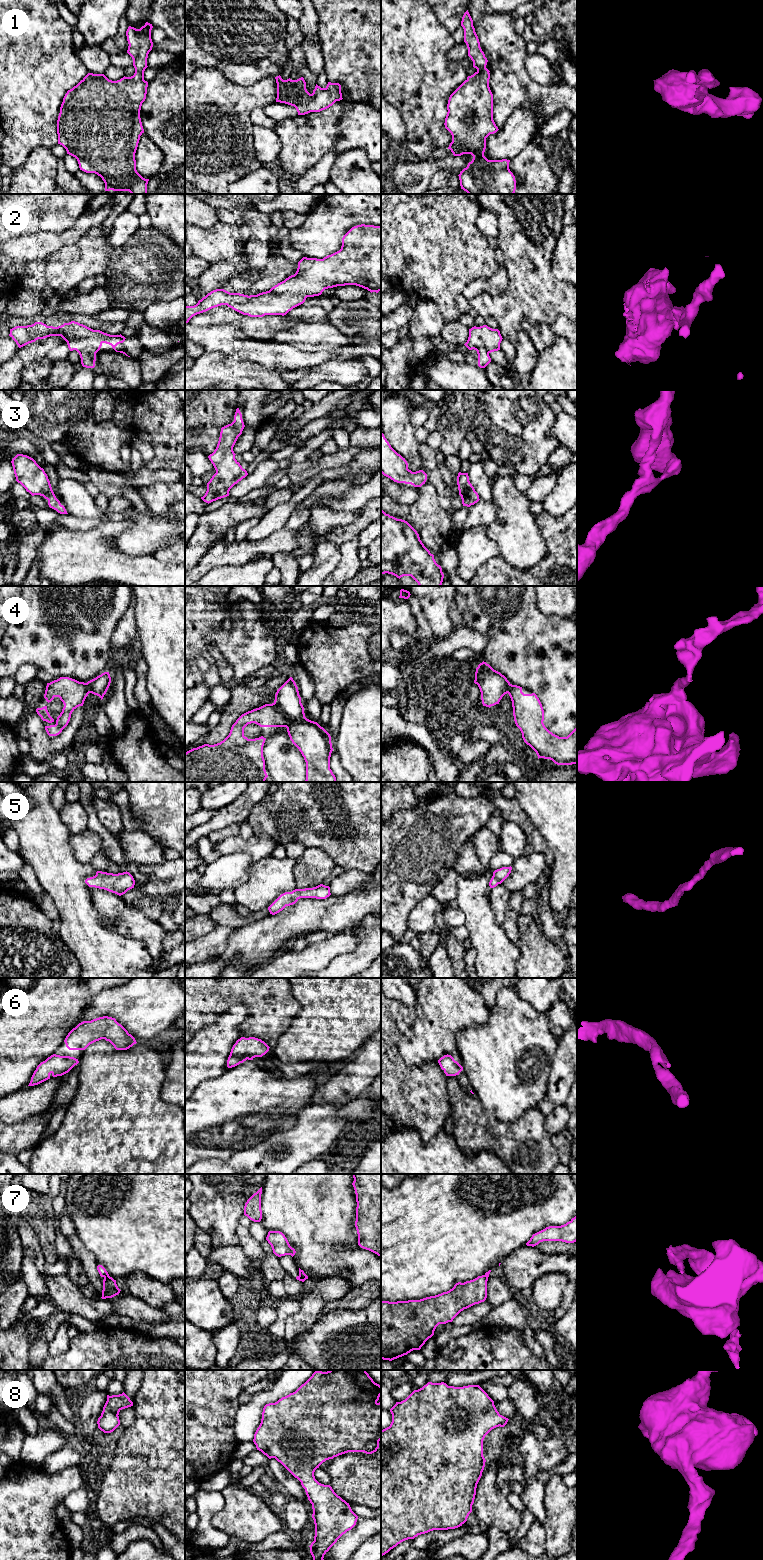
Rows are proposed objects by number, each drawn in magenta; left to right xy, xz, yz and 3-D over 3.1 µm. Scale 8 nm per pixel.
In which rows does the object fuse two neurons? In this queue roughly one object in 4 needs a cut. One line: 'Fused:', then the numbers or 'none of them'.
Fused: 4, 7

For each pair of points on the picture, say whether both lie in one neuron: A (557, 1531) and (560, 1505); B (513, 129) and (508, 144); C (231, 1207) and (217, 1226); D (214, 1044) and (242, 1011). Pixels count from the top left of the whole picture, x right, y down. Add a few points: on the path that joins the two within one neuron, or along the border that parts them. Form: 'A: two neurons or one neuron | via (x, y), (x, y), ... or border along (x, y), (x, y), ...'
A: one neuron | via (559, 1525), (560, 1511)
B: one neuron | via (513, 133), (511, 140)
C: one neuron | via (226, 1212), (220, 1218), (220, 1221)
D: one neuron | via (221, 1036), (234, 1019)

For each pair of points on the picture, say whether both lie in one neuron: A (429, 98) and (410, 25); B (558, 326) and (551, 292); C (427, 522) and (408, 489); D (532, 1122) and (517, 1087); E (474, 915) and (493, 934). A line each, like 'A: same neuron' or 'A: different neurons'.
A: same neuron
B: different neurons
C: different neurons
D: different neurons
E: same neuron

